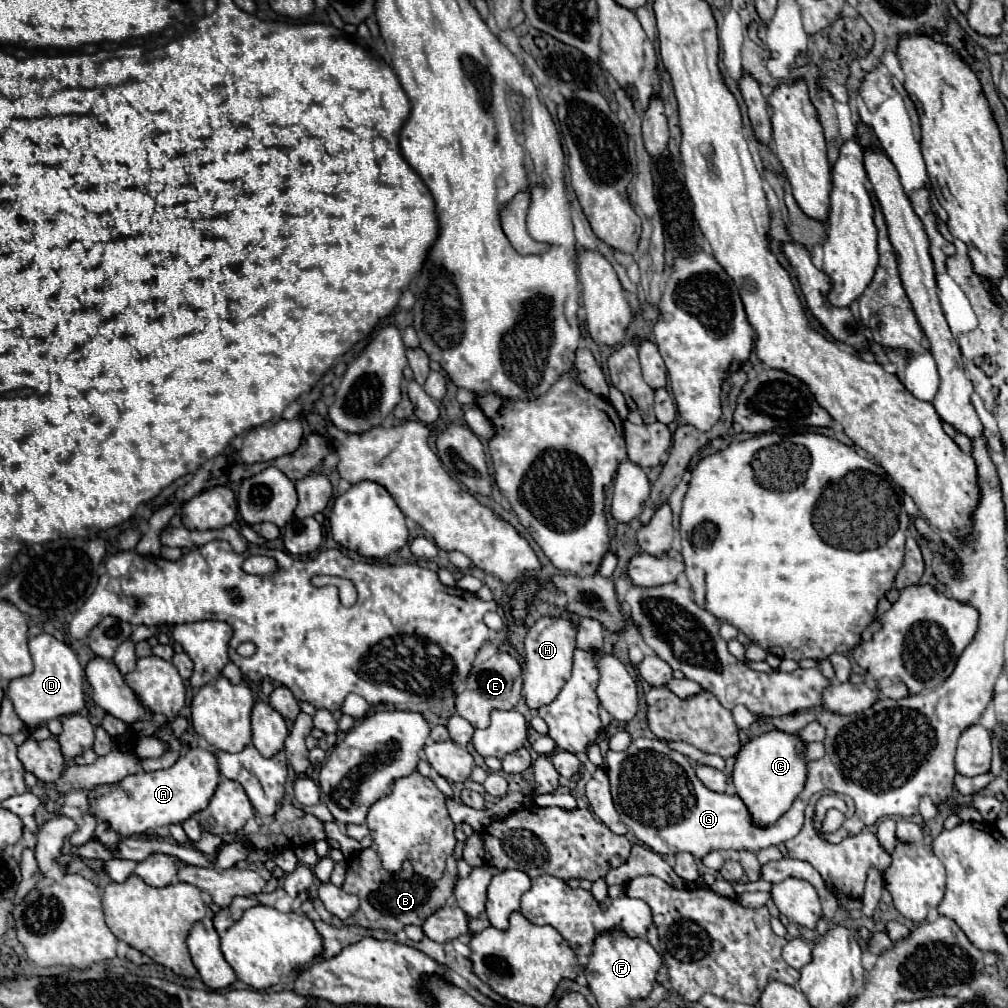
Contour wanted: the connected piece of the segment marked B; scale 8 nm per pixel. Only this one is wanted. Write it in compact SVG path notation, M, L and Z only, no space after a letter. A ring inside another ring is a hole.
M373 847L363 849L357 859L349 861L347 877L343 889L359 897L361 907L357 915L349 917L347 925L359 925L365 929L383 929L389 933L401 931L405 925L421 925L429 915L441 909L447 897L453 895L453 887L457 881L457 861L453 857L447 859L447 867L441 879L425 879L421 875L413 875L409 879L401 879L397 873L383 873L381 859Z

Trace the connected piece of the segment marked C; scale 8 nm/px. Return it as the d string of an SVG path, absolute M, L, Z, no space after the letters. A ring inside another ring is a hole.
M769 731L741 747L735 761L733 785L737 797L745 803L753 825L771 827L779 821L783 813L789 811L793 799L801 793L801 787L805 785L805 775L807 771L803 743L795 735L787 735L783 731Z

